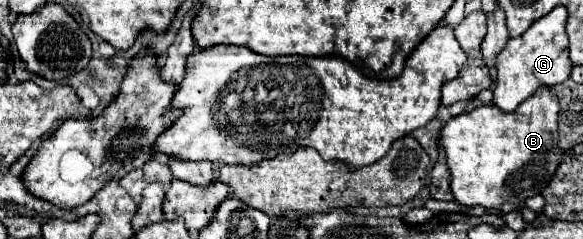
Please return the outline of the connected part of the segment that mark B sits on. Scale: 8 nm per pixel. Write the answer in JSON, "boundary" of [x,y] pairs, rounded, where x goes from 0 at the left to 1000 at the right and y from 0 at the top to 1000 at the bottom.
{"boundary":[[[925,364],[880,473],[835,439],[770,498],[753,540],[753,582],[763,623],[770,782],[780,841],[801,866],[825,858],[873,891],[897,858],[901,833],[925,816],[969,649],[959,623],[955,464],[955,406],[945,372]]]}

